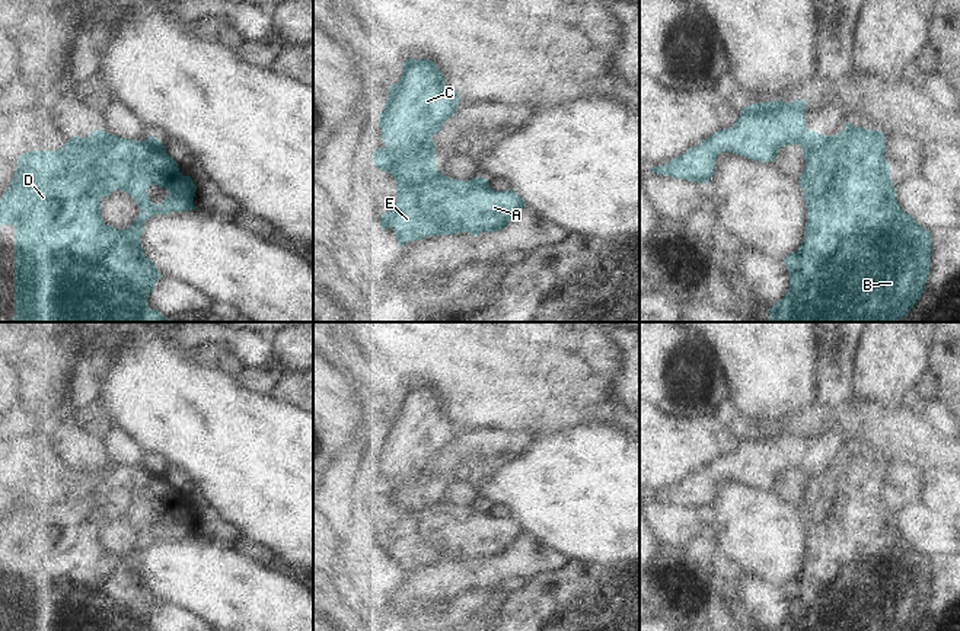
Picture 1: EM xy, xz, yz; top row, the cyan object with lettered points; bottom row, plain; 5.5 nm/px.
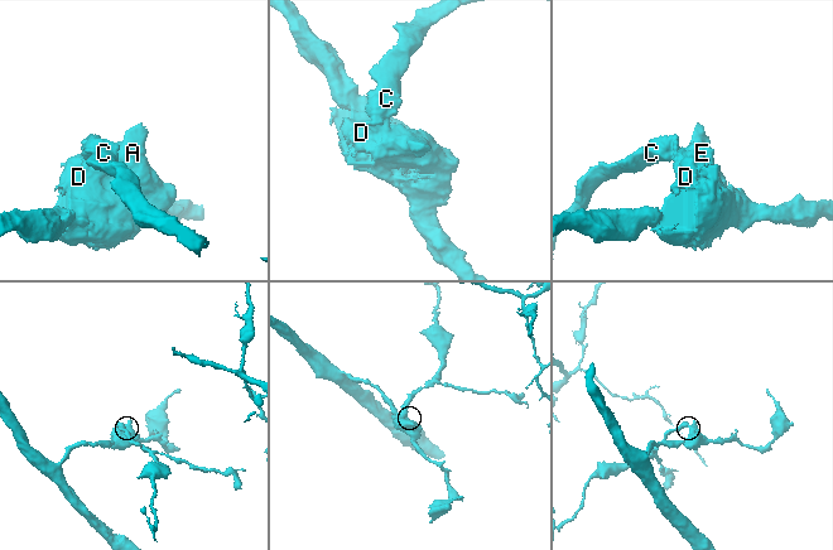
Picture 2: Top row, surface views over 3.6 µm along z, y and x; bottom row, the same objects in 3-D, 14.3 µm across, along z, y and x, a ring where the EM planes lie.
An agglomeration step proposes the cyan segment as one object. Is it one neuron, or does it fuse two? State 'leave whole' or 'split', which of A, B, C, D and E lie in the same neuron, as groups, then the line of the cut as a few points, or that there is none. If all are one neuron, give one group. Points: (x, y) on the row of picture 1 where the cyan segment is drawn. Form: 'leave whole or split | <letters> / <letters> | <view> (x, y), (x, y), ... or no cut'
split | A B D E / C | xz (375, 163), (389, 163), (401, 179), (418, 184), (439, 172)

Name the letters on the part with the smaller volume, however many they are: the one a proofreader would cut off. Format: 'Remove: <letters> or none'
Remove: C

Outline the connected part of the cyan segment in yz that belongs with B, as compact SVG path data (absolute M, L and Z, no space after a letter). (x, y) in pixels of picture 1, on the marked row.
M845 122L842 131L829 136L819 149L810 153L804 172L798 178L798 185L804 189L803 197L807 208L804 239L800 248L784 259L790 273L790 289L782 299L768 309L771 322L897 322L908 315L921 297L929 274L932 251L931 232L919 226L912 216L900 208L884 152L883 131L865 130L862 127L855 128L852 124Z

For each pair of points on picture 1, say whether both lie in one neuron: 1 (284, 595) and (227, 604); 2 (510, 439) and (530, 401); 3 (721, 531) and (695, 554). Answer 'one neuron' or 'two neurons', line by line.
1: one neuron
2: two neurons
3: two neurons

